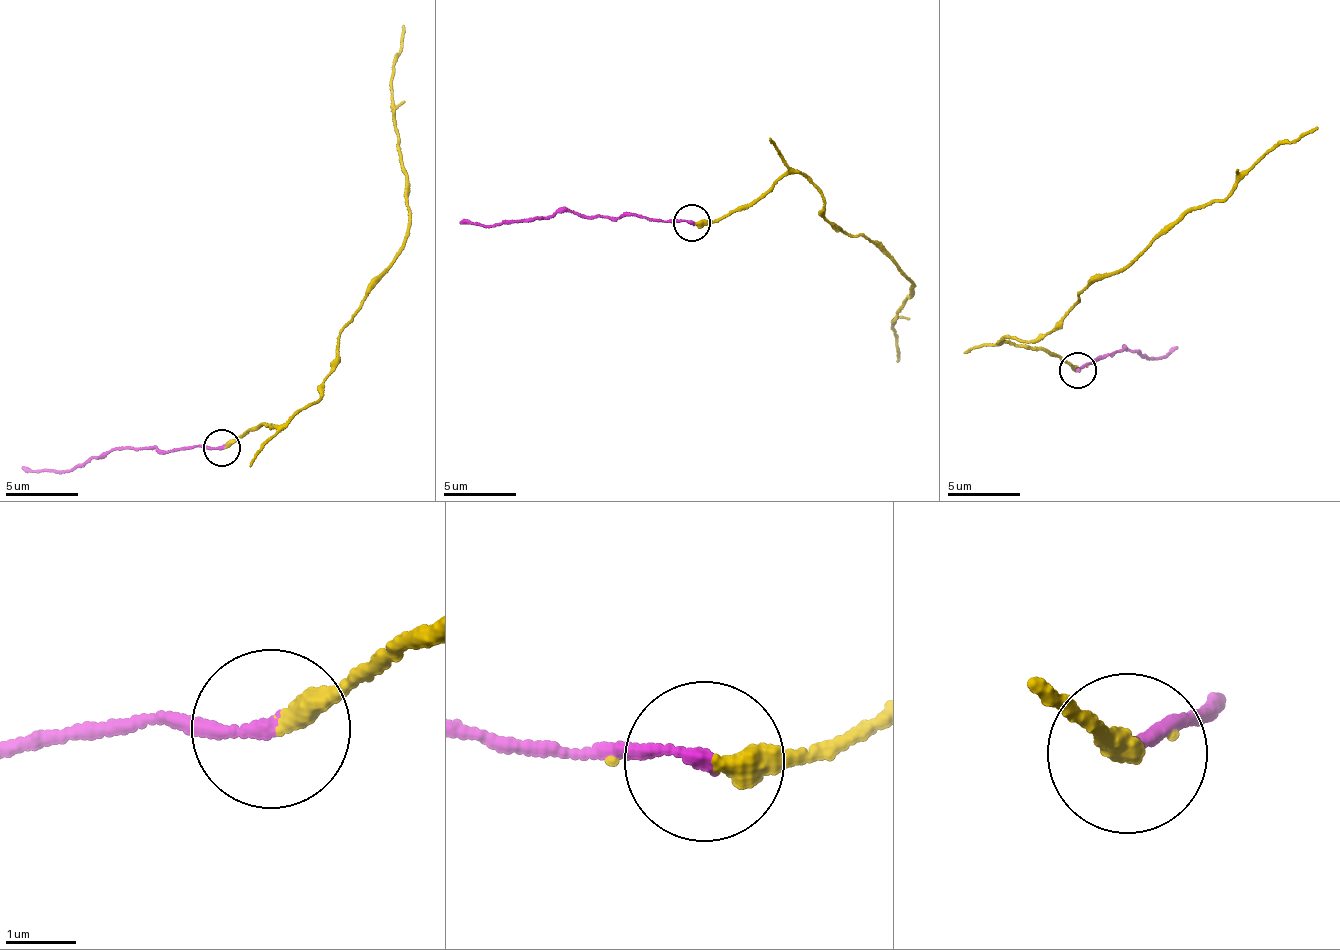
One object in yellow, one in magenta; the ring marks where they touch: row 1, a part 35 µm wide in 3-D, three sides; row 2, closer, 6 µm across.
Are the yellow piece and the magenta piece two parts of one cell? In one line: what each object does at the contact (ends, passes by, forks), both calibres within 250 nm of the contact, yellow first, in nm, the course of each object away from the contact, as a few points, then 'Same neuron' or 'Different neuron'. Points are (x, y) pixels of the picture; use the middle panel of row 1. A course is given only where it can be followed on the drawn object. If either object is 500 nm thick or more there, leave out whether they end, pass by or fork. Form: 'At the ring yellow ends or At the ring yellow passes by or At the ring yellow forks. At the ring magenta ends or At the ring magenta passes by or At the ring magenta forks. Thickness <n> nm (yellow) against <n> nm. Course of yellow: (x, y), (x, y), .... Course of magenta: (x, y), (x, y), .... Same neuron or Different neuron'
At the ring yellow passes by. At the ring magenta ends. Thickness 240 nm (yellow) against 190 nm. Course of yellow: (691, 223), (731, 215), (796, 171), (842, 231), (863, 237), (915, 285), (891, 319), (899, 361). Course of magenta: (691, 223), (631, 215), (578, 216), (562, 209), (489, 228), (459, 222). Same neuron

